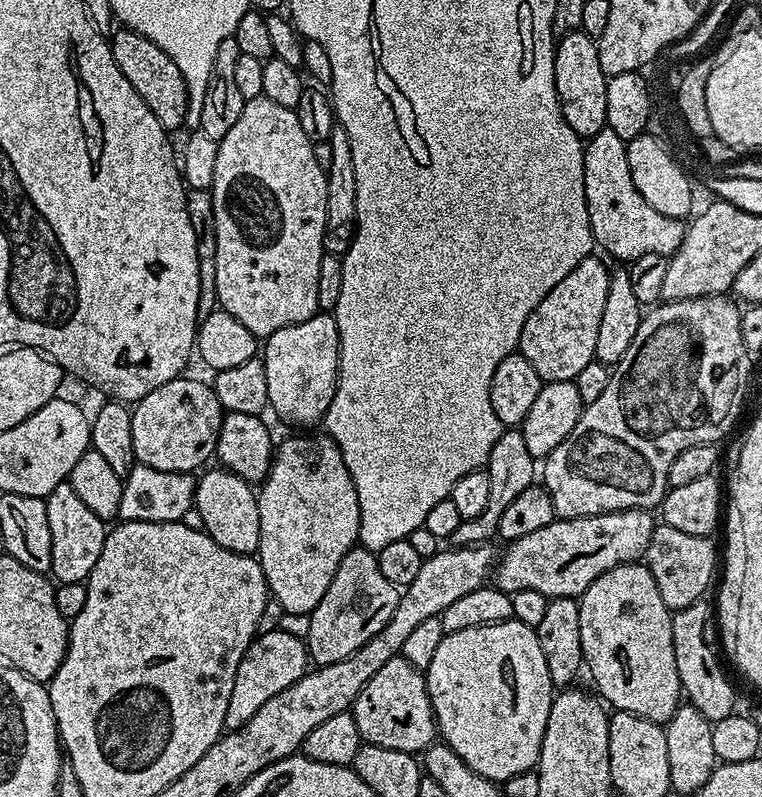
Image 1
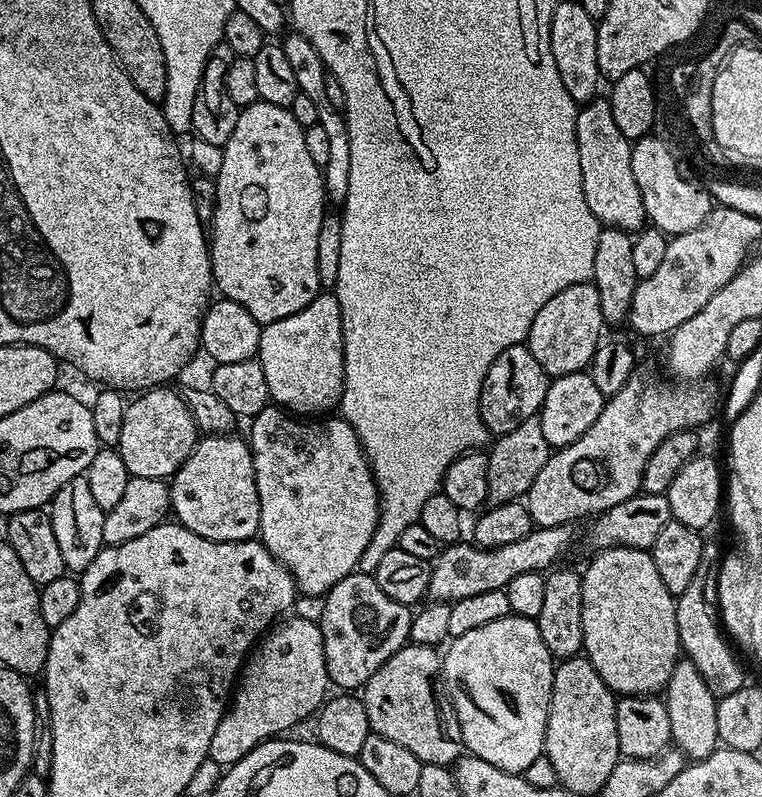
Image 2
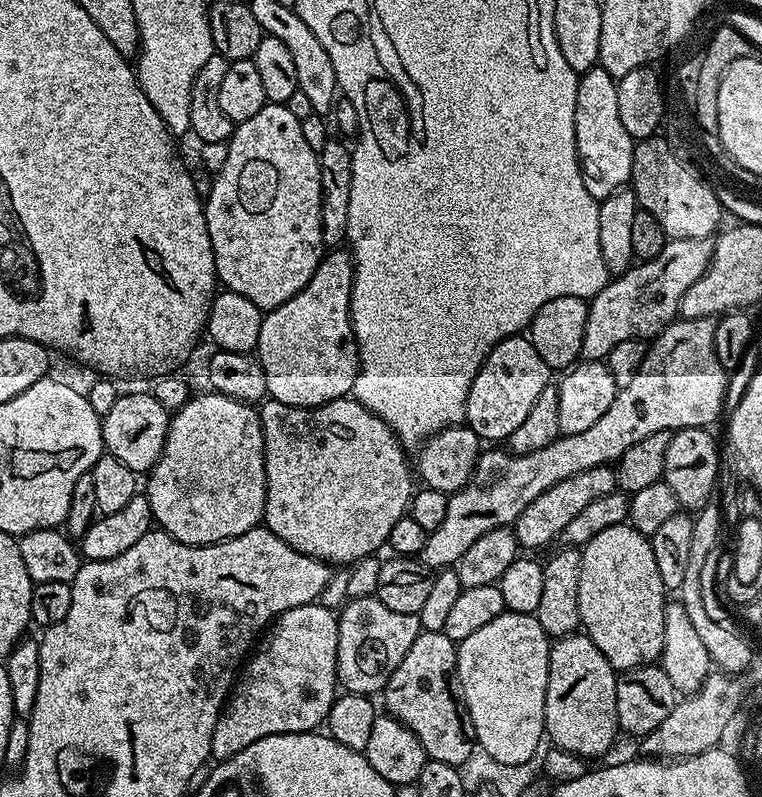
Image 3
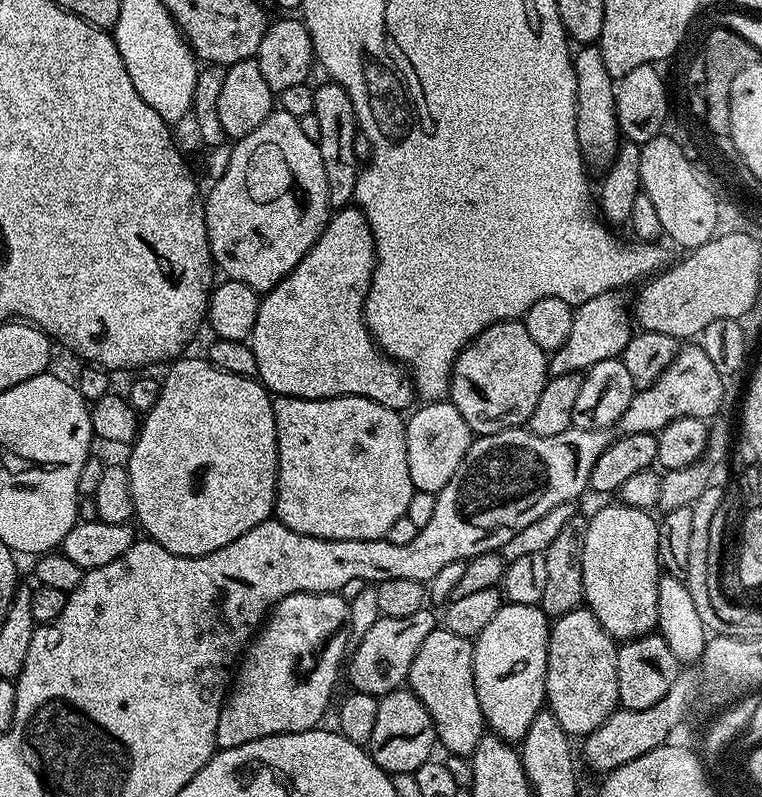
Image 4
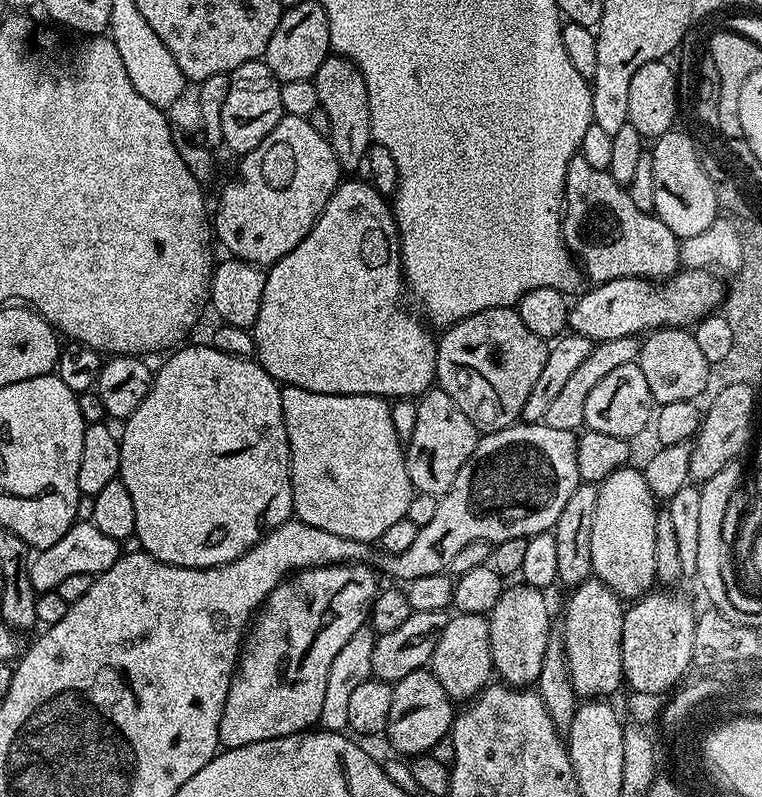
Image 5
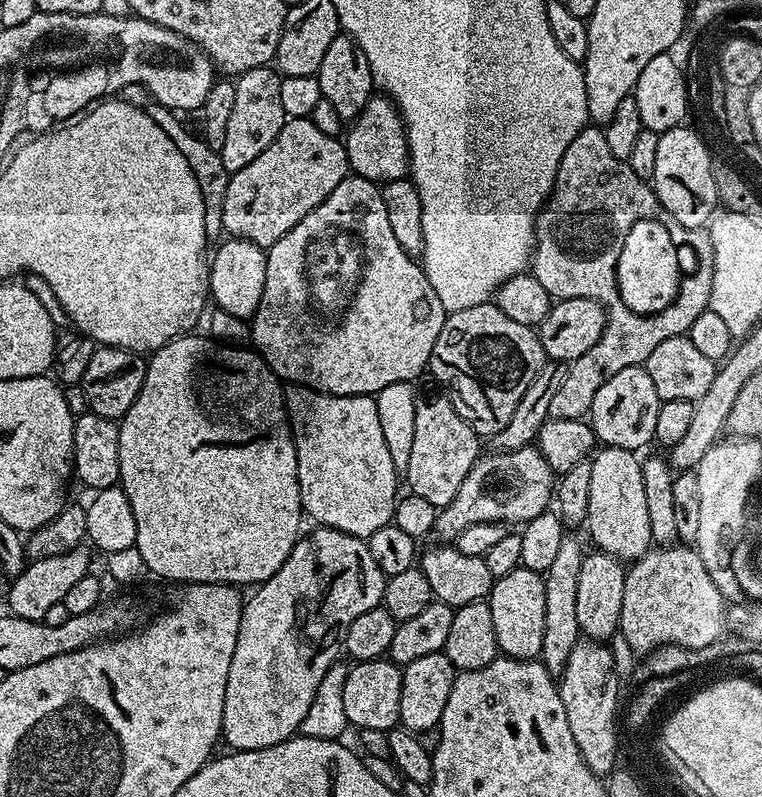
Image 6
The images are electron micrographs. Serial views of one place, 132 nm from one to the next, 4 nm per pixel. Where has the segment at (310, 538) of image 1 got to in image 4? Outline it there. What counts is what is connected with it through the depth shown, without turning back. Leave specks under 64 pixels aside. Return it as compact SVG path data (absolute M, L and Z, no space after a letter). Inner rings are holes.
M276 396L272 409L278 454L275 519L298 534L314 538L385 539L390 526L406 515L414 491L406 462L405 421L401 413L365 396L332 396L329 400Z

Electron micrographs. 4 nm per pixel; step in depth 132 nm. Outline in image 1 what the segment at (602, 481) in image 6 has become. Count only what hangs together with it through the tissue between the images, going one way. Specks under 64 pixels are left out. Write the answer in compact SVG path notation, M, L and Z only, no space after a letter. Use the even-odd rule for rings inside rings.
M647 563L619 564L614 566L614 570L606 570L606 574L590 582L579 601L578 626L582 630L584 668L596 683L595 691L609 705L612 703L615 711L638 714L655 724L667 725L682 703L682 689L678 662L674 658L672 613L668 611L666 602L662 602L662 594L658 594L654 574L650 574Z

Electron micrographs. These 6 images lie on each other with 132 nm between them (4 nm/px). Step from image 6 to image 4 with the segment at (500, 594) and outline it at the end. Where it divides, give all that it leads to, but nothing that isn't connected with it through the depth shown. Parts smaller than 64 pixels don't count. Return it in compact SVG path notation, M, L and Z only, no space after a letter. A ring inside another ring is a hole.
M504 602L486 630L474 637L474 690L478 690L478 706L482 706L485 725L501 739L523 741L530 724L545 707L549 631L549 617L539 606Z

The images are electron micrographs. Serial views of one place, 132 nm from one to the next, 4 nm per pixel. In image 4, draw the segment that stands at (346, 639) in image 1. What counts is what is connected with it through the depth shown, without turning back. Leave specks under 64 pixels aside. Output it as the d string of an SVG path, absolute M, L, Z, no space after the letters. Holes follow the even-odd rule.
M425 606L406 618L381 616L374 622L374 626L370 626L370 630L366 630L361 640L355 641L346 664L346 680L348 676L355 691L379 698L393 692L407 681L410 666L422 642L426 642L426 634L430 634L438 626L437 613L435 616L431 610L433 611L431 607Z

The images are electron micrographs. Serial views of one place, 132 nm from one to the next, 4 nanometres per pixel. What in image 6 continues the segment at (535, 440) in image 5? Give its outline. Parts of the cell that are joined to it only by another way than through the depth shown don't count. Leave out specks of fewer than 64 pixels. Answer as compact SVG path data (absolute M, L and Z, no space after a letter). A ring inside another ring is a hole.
M529 446L513 452L496 450L493 453L493 456L481 455L470 474L466 474L462 486L458 486L454 502L439 509L434 532L444 539L441 541L455 541L456 535L466 530L466 526L478 522L523 526L538 518L538 514L549 511L554 500L554 473L546 458L542 458L540 449Z

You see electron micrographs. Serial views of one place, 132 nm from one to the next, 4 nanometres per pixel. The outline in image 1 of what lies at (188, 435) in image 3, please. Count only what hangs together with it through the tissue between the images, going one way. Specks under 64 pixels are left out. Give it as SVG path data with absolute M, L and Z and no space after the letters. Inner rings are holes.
M216 466L213 472L205 471L196 482L196 503L202 516L202 529L218 546L238 554L253 555L260 546L260 519L258 518L257 493L253 485L242 477Z

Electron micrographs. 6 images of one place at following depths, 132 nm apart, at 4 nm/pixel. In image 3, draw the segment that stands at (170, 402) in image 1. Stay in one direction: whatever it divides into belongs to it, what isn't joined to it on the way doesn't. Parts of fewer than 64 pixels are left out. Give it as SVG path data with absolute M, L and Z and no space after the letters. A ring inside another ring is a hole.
M125 391L114 402L110 414L103 416L100 421L107 455L118 458L118 462L126 462L126 466L130 466L130 470L134 473L151 472L164 449L169 419L170 412L163 408L151 391Z

